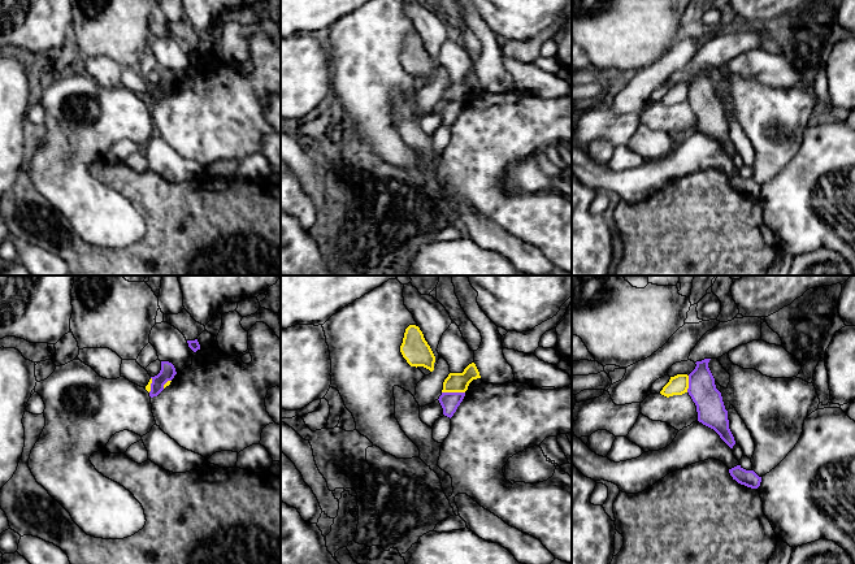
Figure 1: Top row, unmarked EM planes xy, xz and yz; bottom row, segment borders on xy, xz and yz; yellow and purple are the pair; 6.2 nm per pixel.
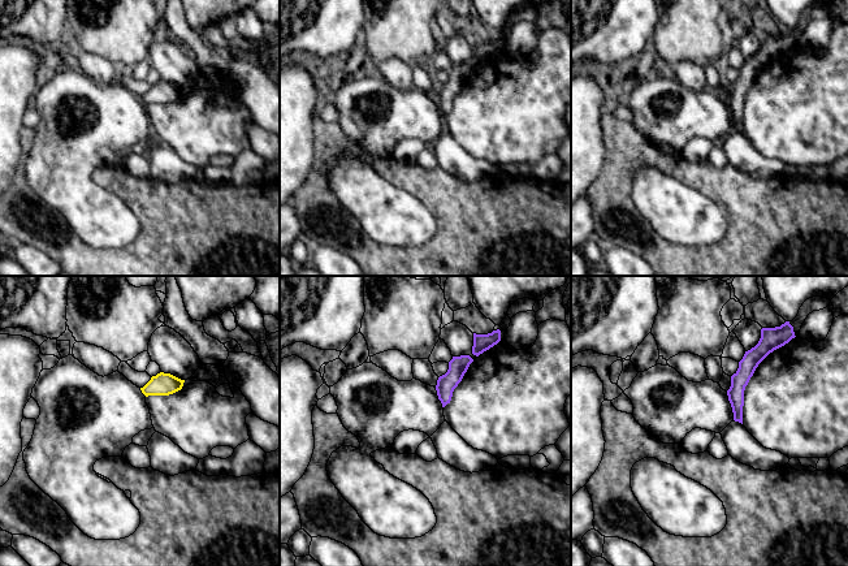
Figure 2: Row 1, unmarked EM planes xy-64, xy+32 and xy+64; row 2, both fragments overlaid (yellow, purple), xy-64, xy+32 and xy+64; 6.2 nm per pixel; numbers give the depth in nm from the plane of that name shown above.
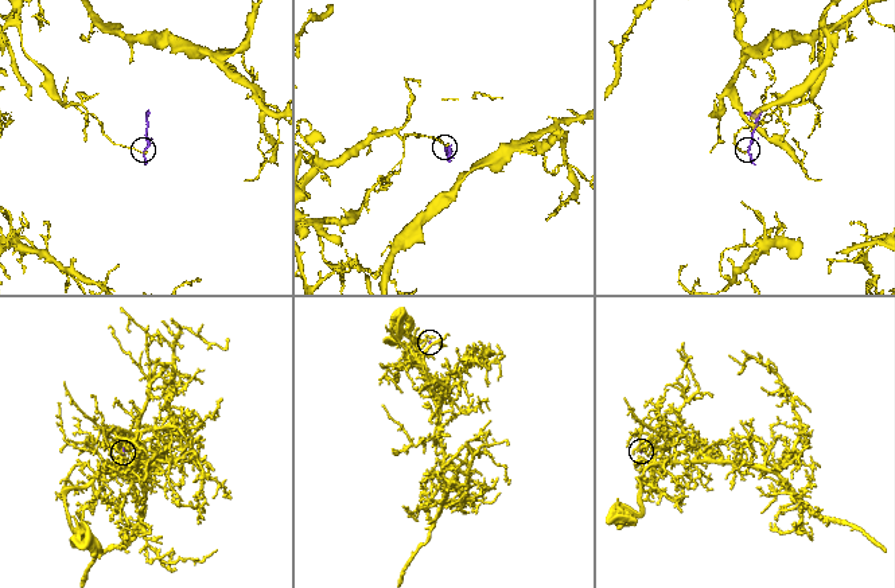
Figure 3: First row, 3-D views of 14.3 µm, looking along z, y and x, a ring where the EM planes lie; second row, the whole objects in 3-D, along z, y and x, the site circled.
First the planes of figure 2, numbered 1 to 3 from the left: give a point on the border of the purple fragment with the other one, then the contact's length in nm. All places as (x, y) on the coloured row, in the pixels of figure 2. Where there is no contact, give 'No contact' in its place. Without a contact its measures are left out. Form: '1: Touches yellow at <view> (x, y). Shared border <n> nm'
1: No contact
2: No contact
3: No contact

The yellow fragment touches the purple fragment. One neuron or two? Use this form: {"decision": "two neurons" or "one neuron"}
{"decision": "two neurons"}

